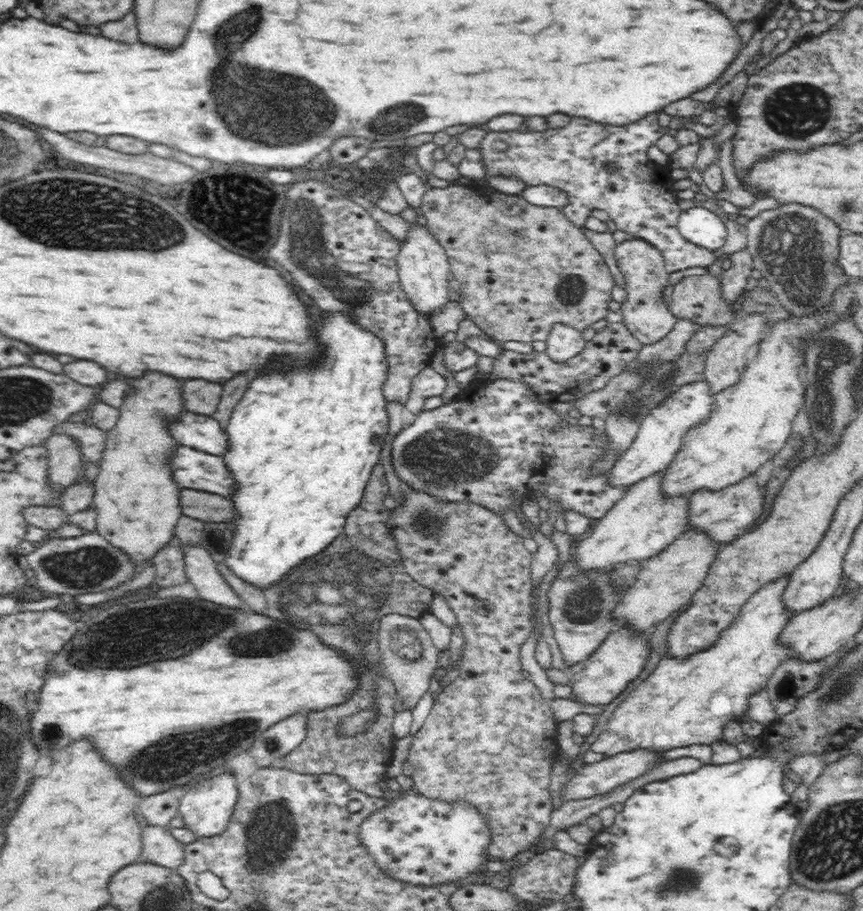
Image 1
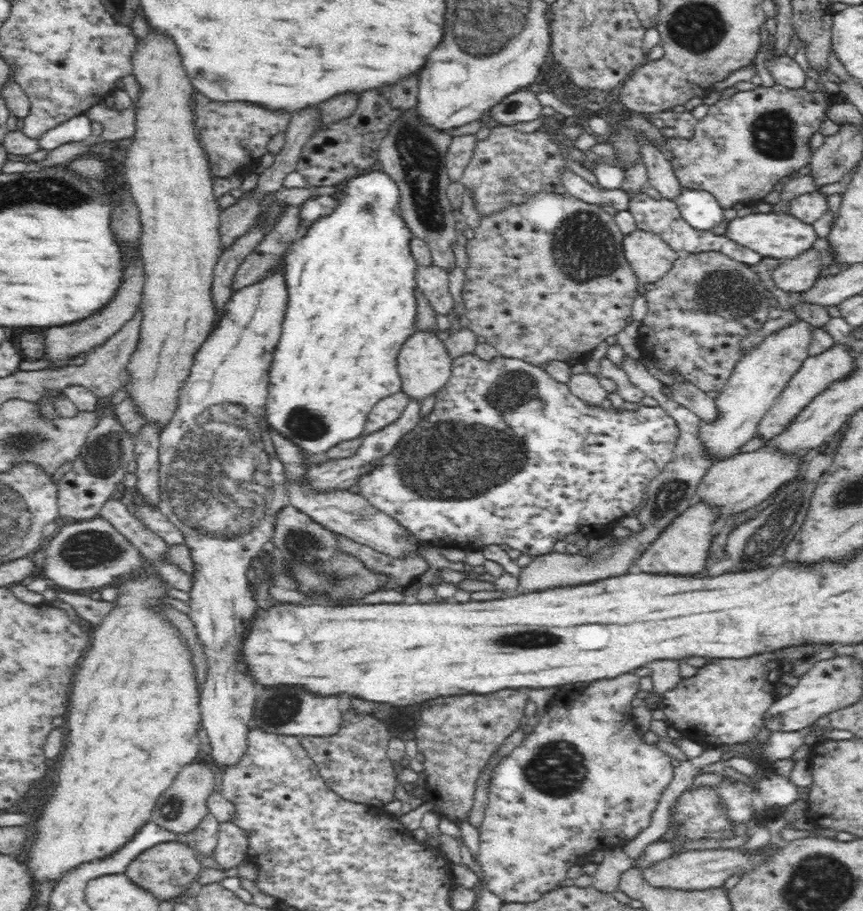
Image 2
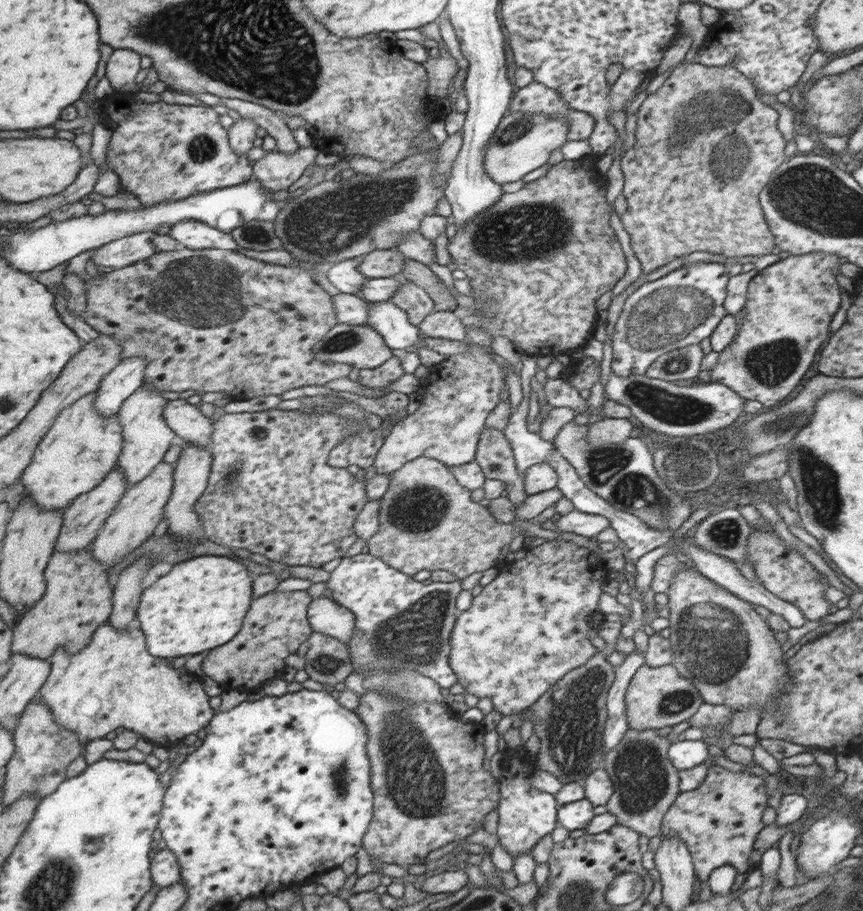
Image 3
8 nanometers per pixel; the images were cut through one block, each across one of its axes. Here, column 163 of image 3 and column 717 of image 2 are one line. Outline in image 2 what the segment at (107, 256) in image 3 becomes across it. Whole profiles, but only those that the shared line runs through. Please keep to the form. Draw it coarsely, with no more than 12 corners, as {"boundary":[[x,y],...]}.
{"boundary":[[639,191],[628,202],[636,228],[676,252],[716,251],[748,266],[763,256],[734,239],[692,228],[673,200]]}

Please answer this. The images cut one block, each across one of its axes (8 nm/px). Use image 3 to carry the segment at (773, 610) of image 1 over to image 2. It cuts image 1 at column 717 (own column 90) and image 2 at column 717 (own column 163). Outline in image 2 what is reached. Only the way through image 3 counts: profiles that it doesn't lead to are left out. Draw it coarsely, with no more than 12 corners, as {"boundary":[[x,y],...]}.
{"boundary":[[774,652],[706,662],[658,707],[694,742],[746,744],[784,673]]}

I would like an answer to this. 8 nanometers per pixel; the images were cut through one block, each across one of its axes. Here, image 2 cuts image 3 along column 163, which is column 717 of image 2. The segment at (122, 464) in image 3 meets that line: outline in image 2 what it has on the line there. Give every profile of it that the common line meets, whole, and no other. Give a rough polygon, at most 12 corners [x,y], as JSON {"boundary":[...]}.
{"boundary":[[811,327],[777,330],[739,359],[695,436],[736,457],[809,357]]}

